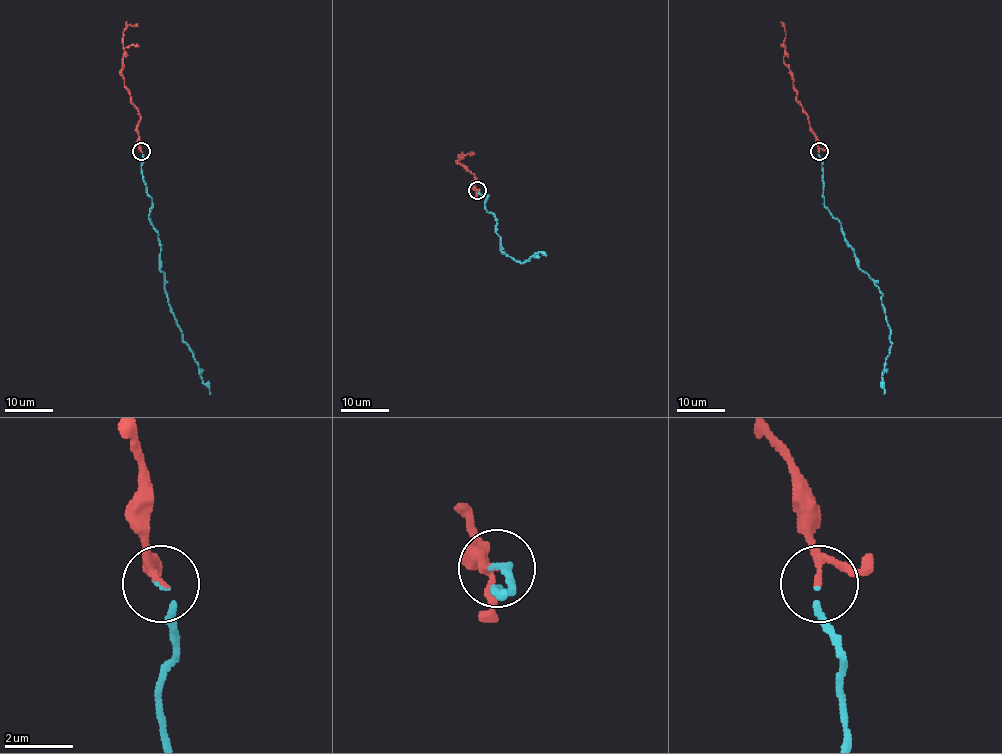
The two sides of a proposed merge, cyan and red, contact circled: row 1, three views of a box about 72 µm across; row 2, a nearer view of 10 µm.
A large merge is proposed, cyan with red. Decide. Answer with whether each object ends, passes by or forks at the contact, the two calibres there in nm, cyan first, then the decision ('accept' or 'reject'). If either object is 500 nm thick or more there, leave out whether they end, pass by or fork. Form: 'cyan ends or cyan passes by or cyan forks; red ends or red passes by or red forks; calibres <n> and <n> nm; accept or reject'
cyan ends; red passes by; calibres 90 and 150 nm; accept

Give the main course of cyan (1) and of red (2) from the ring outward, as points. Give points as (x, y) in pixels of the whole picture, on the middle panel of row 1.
1: (477, 190), (478, 194), (488, 195), (484, 208), (495, 216), (502, 254), (521, 262), (537, 252), (546, 255)
2: (477, 190), (473, 182), (476, 178), (458, 161), (459, 154), (473, 153)

